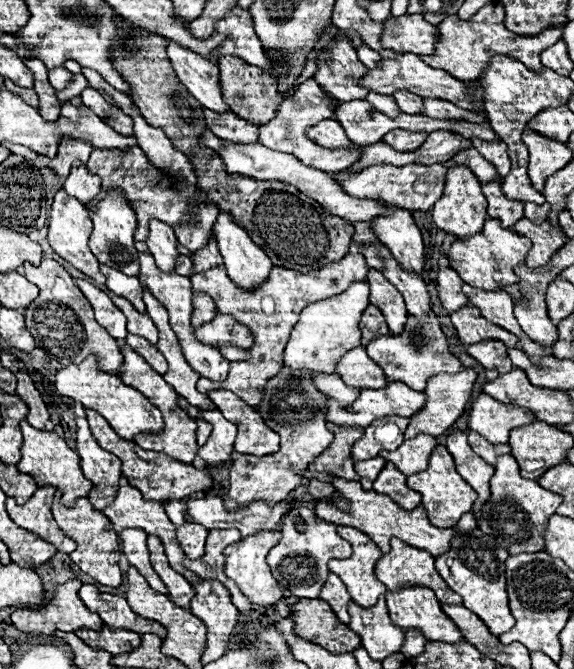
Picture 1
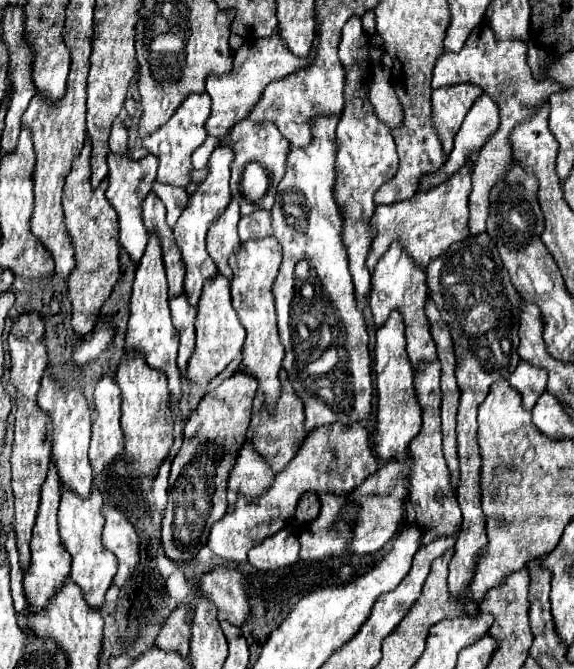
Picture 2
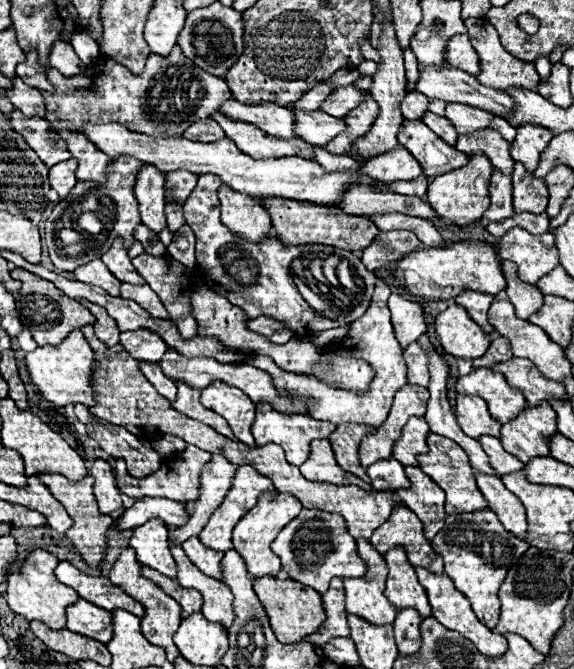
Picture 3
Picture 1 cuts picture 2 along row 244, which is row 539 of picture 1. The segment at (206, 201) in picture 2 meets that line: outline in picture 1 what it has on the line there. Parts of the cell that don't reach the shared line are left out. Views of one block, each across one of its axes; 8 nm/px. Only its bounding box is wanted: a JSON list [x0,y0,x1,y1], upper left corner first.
[176,524,208,560]

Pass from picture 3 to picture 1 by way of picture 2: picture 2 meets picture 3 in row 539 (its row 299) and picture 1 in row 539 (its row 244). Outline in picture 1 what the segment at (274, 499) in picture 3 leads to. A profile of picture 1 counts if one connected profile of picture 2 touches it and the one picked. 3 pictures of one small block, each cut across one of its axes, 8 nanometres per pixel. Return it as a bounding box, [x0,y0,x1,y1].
[224,530,282,608]

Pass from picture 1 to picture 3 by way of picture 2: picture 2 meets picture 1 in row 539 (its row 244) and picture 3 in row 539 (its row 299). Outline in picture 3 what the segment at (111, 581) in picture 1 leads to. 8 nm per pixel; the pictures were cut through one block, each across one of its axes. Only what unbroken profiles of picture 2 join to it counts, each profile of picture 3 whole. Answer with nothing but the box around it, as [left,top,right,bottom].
[38,474,112,568]

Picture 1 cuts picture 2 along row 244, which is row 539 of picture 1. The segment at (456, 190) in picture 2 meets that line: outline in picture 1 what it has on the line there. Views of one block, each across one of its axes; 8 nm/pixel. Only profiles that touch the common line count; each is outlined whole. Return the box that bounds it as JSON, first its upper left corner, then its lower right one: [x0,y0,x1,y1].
[304,470,456,556]

